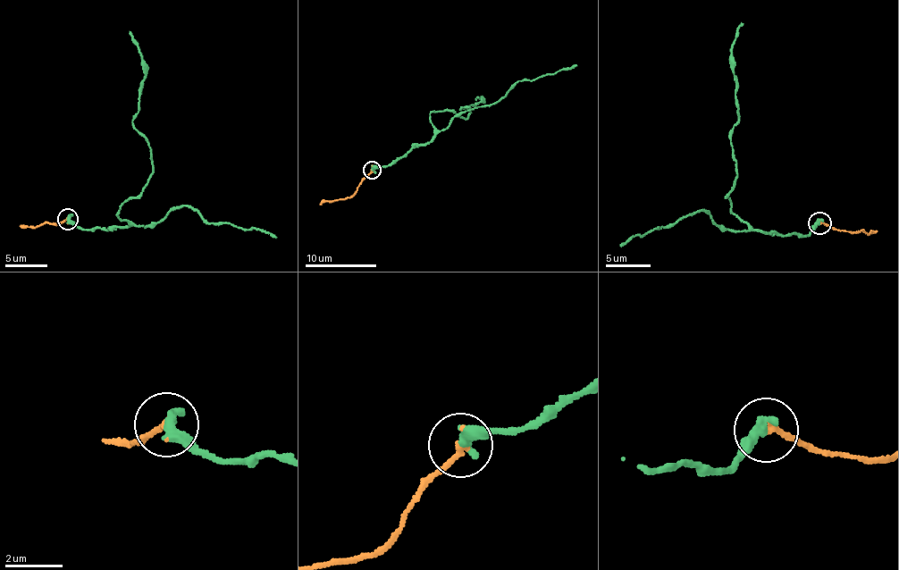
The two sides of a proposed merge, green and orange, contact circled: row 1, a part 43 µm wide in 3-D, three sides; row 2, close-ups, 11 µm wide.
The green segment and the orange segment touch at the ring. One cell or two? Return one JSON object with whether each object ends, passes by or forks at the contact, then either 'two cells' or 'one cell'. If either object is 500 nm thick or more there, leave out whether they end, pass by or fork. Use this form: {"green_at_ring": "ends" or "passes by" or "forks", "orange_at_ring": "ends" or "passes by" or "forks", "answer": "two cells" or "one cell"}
{"green_at_ring": "ends", "orange_at_ring": "ends", "answer": "one cell"}

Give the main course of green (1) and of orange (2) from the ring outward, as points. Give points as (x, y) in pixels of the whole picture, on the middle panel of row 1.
1: (371, 170), (428, 141), (433, 112), (466, 119), (470, 109), (460, 110), (484, 98), (476, 99)
2: (371, 170), (349, 196), (319, 205)

